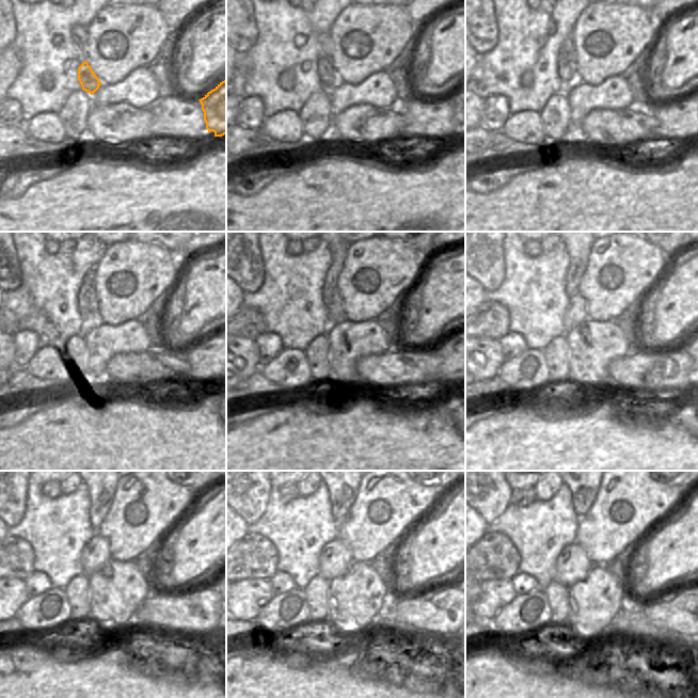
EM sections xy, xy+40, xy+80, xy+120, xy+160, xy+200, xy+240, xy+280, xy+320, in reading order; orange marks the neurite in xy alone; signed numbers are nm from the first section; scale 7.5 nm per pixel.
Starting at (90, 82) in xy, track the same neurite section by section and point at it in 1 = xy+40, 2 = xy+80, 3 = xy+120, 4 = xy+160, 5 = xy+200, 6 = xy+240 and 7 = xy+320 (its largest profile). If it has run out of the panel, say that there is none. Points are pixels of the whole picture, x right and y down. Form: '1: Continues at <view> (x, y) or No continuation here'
1: Continues at xy+40 (328, 76)
2: Continues at xy+80 (567, 65)
3: Continues at xy+120 (88, 305)
4: Continues at xy+160 (338, 253)
5: Continues at xy+200 (578, 253)
6: Continues at xy+240 (101, 492)
7: Continues at xy+320 (583, 492)

